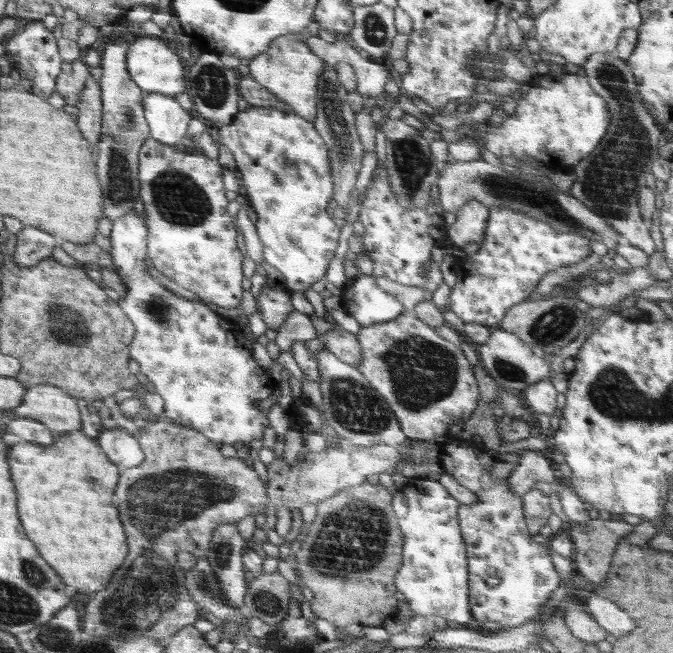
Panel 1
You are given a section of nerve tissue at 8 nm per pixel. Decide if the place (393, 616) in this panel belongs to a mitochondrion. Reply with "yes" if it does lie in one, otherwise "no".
no

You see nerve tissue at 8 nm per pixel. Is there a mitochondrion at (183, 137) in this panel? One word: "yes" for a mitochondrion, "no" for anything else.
no

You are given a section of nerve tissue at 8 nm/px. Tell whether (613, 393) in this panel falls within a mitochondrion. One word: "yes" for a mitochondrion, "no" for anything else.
yes

